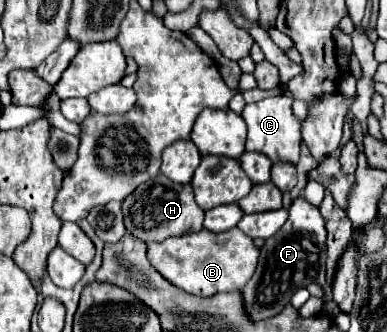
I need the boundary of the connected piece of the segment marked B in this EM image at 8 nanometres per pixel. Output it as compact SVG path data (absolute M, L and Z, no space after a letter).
M237 227L225 233L201 229L199 233L187 233L183 237L167 237L165 241L149 243L147 257L151 265L175 287L197 297L211 297L217 293L241 291L255 273L259 249L253 245L253 239Z

